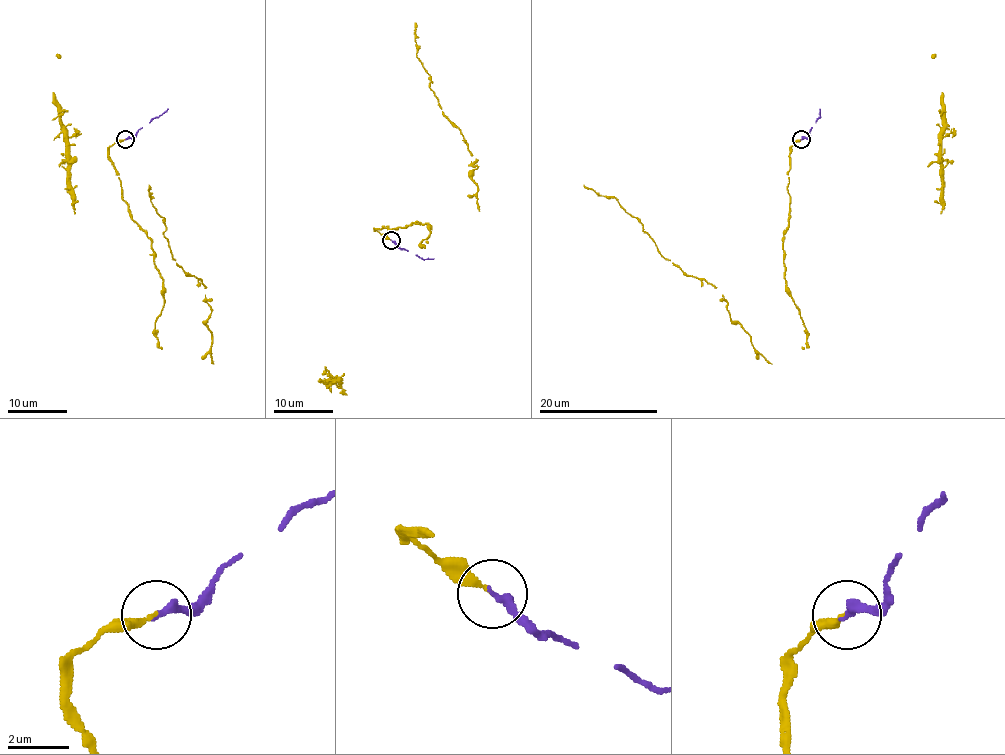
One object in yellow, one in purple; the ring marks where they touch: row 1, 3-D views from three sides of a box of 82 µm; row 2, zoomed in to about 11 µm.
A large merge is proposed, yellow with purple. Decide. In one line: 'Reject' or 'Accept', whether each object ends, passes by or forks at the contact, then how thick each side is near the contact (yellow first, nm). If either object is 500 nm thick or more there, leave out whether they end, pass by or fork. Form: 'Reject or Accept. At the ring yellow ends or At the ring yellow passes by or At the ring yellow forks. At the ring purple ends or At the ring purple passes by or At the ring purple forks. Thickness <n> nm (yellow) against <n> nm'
Accept. At the ring yellow ends. At the ring purple ends. Thickness 200 nm (yellow) against 280 nm

